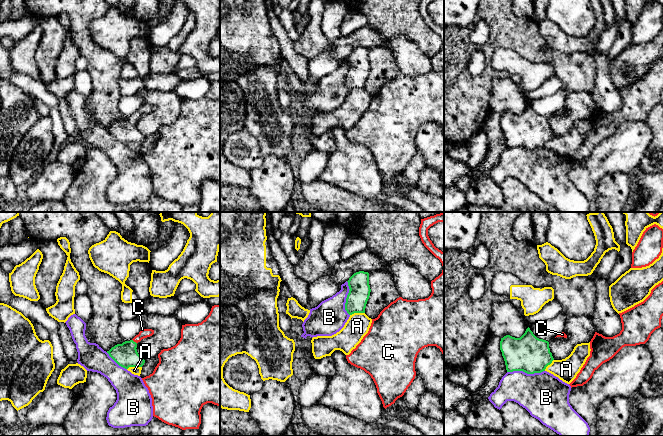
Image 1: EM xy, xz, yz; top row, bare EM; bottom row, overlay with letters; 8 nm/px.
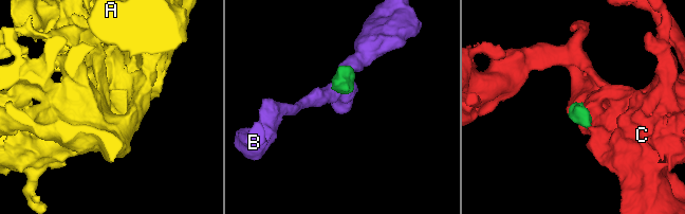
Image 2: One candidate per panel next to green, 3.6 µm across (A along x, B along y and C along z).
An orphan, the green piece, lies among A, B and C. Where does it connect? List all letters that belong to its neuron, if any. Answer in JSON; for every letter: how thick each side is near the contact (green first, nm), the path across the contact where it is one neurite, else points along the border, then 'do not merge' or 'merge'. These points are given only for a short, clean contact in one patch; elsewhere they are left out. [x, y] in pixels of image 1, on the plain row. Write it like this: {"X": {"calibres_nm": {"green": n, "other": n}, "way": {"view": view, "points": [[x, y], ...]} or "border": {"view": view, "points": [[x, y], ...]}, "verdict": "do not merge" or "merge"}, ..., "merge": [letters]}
{"A": {"calibres_nm": {"green": 190, "other": 60}, "border": {"view": "xy", "points": [[141, 142], [130, 142], [127, 145]]}, "verdict": "do not merge"}, "B": {"calibres_nm": {"green": 300, "other": 360}, "verdict": "do not merge"}, "C": {"calibres_nm": {"green": 190, "other": 80}, "verdict": "merge"}, "merge": ["C"]}

